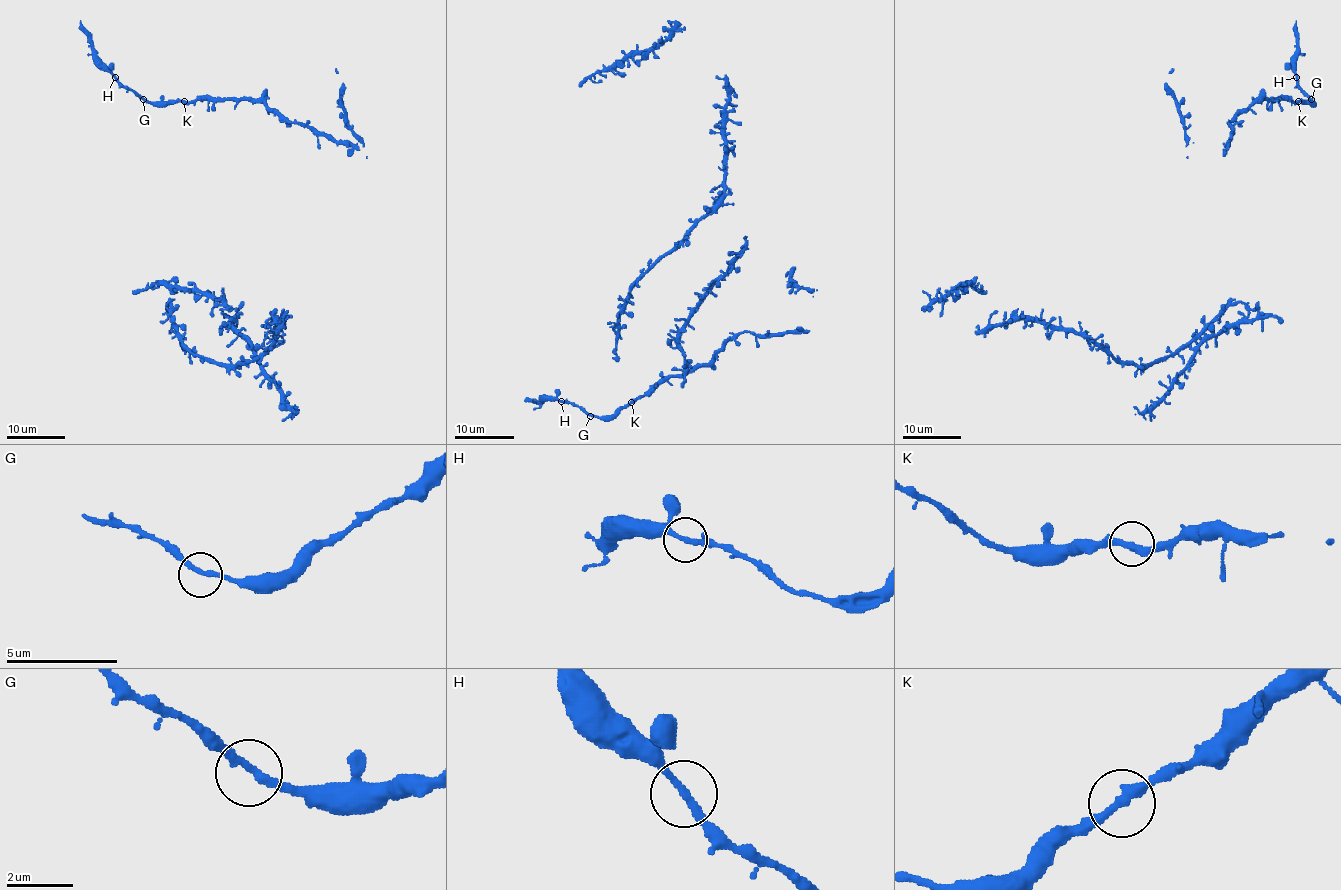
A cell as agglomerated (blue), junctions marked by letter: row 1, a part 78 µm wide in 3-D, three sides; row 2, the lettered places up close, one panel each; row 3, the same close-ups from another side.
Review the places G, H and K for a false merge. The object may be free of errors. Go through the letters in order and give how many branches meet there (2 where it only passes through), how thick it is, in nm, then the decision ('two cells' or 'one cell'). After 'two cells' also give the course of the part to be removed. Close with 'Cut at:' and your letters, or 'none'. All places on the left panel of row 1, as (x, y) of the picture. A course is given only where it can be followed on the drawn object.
G: branches 2; calibre 240 nm; one cell
H: branches 2; calibre 240 nm; one cell
K: branches 2; calibre 320 nm; one cell
Cut at: none

